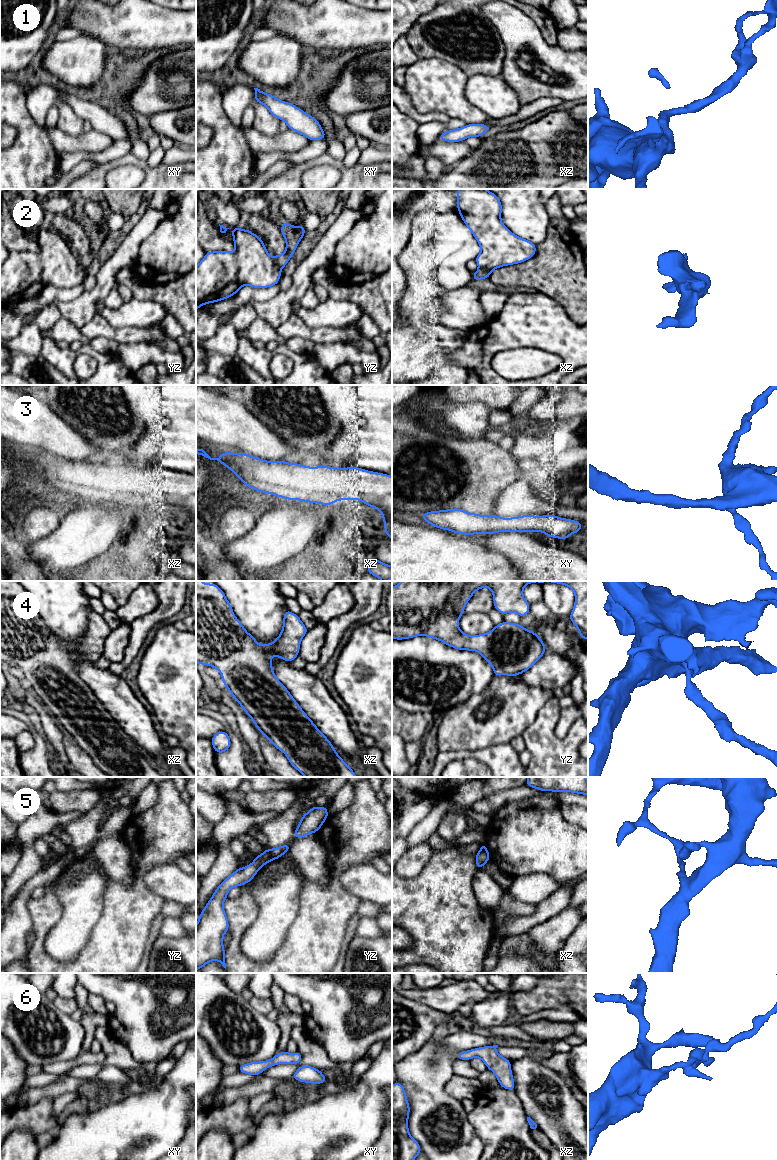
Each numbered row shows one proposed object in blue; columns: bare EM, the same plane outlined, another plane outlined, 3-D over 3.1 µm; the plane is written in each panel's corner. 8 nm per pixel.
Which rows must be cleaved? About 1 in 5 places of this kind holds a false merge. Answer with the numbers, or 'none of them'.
2, 5

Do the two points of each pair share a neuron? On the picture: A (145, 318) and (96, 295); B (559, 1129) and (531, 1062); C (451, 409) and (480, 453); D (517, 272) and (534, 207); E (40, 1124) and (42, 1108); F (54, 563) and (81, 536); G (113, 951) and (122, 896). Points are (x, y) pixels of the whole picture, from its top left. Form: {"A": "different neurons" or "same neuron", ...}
{"A": "different neurons", "B": "same neuron", "C": "different neurons", "D": "different neurons", "E": "same neuron", "F": "same neuron", "G": "same neuron"}

